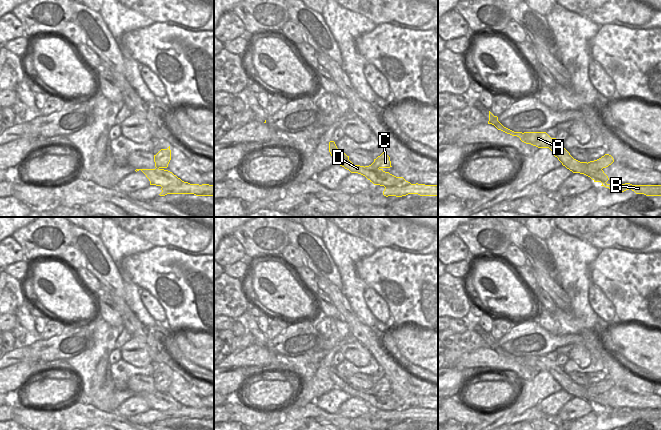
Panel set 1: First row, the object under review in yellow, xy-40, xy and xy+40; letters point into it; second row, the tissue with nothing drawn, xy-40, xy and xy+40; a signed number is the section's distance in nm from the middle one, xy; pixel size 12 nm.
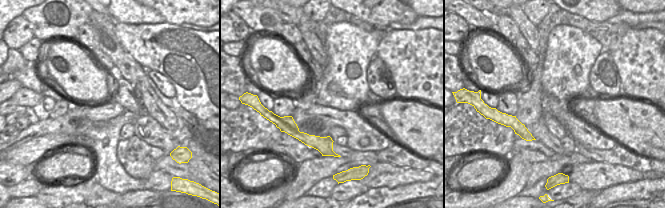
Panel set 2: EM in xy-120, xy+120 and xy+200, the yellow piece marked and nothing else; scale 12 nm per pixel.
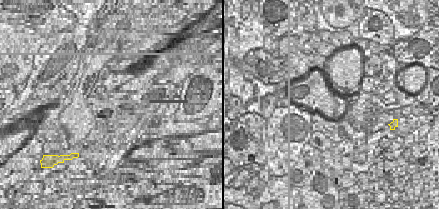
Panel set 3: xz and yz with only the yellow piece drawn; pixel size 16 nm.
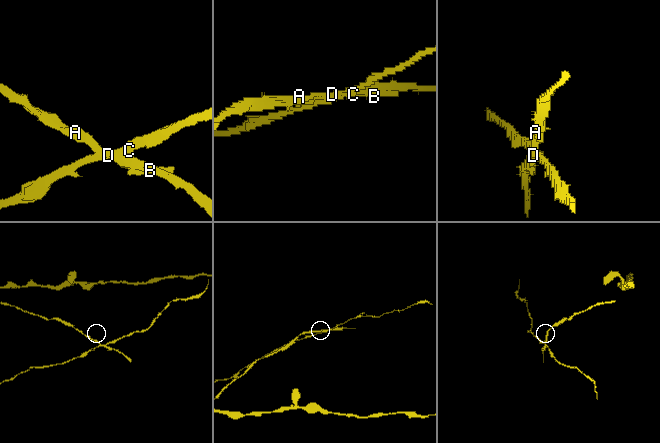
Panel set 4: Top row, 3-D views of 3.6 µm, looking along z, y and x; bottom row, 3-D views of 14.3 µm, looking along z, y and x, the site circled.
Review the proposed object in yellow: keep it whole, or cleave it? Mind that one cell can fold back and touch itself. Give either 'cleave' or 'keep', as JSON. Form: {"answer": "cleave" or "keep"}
{"answer": "cleave"}

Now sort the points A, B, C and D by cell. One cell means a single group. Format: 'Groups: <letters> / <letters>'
Groups: A B D / C.

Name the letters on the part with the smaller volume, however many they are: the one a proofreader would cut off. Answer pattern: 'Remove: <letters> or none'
Remove: C

